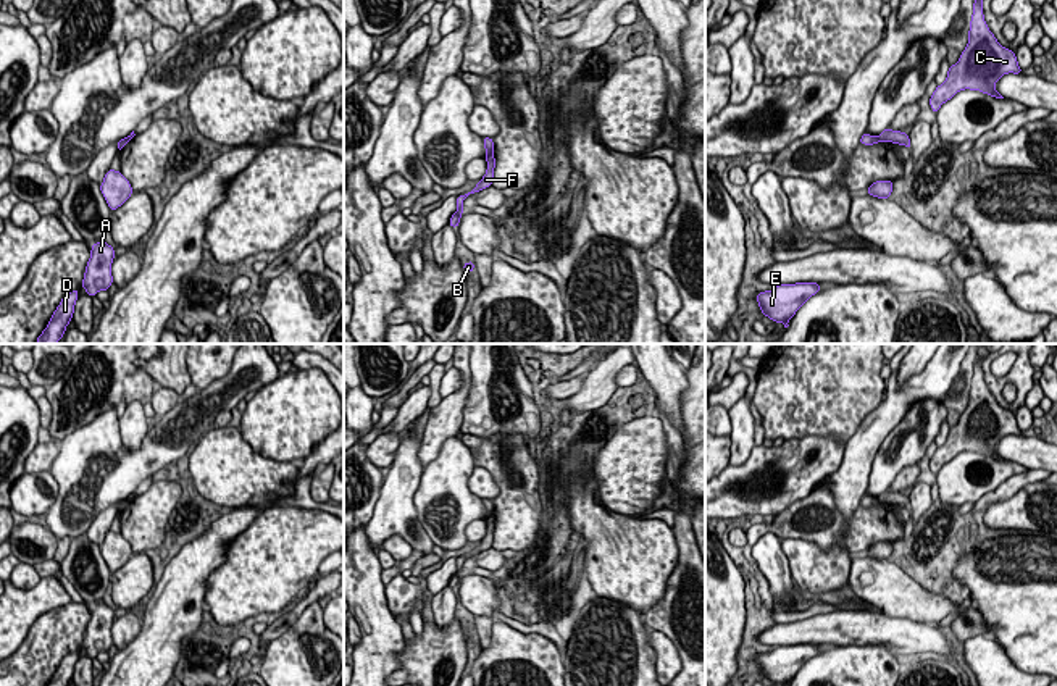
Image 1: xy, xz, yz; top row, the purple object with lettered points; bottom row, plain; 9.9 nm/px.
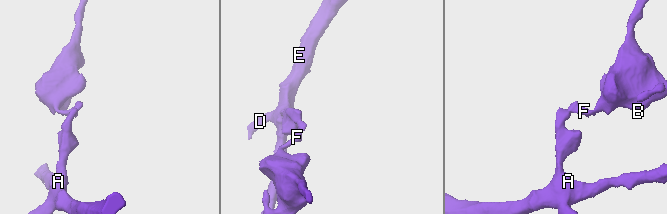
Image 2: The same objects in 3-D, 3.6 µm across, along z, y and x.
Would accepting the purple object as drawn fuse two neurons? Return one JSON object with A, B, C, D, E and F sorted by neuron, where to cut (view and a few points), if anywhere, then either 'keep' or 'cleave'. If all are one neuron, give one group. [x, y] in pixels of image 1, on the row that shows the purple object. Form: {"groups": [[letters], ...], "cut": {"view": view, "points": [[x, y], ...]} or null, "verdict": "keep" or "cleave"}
{"groups": [["A", "D", "E"], ["B", "C", "F"]], "cut": {"view": "xz", "points": [[491, 154], [486, 157]]}, "verdict": "cleave"}

